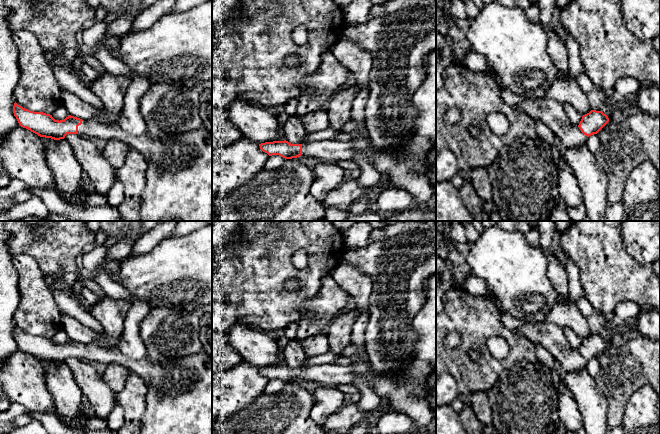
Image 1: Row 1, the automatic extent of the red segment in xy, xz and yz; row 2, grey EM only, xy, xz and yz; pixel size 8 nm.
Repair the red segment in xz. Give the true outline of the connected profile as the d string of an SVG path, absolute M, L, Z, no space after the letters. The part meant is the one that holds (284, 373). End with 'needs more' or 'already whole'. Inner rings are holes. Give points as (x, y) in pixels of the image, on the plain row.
M336 363L303 366L302 368L291 368L286 364L273 365L261 367L259 370L261 375L269 380L279 379L285 384L304 379L336 387L340 384L353 383L354 380L354 370L350 366Z; needs more

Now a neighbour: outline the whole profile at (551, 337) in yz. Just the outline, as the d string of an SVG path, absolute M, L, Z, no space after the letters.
M525 322L521 327L511 331L534 344L539 343L567 372L578 372L587 366L588 361L570 345L564 329L558 325L545 322Z

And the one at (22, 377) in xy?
M20 349L7 358L0 359L0 390L11 402L20 403L29 412L56 412L56 405L46 387L45 369L42 362Z

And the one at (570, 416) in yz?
M562 390L558 400L560 423L567 431L578 431L583 428L583 419L578 403L566 390Z

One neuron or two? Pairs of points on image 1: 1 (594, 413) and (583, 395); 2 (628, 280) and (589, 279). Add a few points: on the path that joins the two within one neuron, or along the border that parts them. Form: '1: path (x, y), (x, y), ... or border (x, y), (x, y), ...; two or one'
1: path (594, 409), (594, 406), (587, 399); one
2: path (618, 279), (599, 279); one

